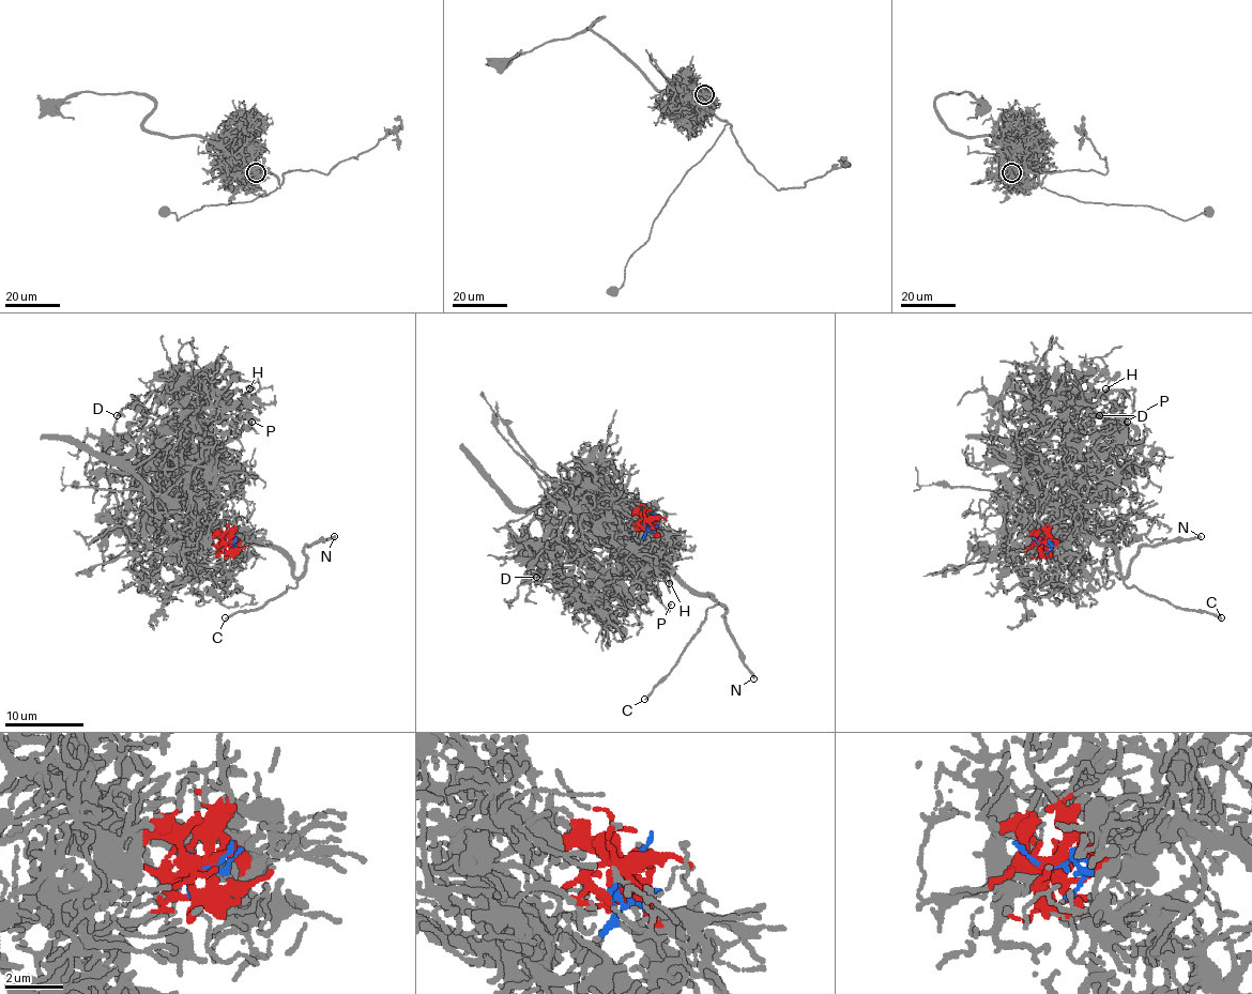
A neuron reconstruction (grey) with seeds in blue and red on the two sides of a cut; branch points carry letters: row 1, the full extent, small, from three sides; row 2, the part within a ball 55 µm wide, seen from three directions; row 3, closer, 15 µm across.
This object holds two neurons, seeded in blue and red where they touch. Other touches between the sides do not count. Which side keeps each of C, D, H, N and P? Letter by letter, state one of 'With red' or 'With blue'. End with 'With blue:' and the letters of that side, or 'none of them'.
C: With blue
D: With red
H: With red
N: With blue
P: With red
With blue: C, N

